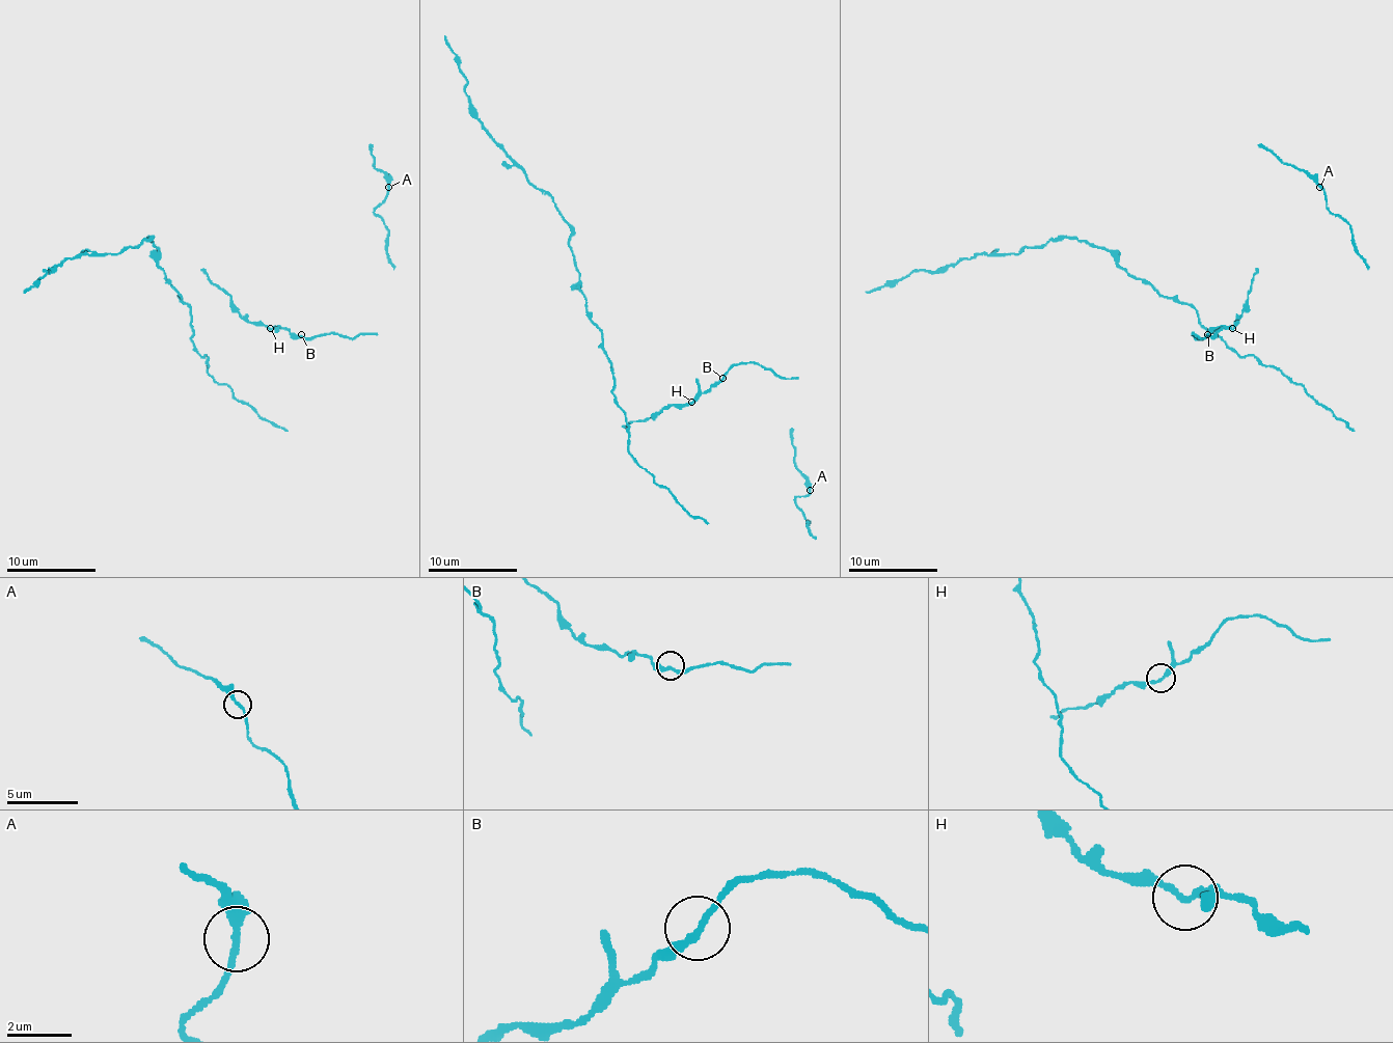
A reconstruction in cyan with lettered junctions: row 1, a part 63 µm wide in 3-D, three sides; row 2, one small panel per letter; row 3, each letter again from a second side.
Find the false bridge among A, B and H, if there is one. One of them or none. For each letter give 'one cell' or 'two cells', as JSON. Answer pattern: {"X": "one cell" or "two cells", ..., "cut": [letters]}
{"A": "one cell", "B": "one cell", "H": "one cell", "cut": []}

